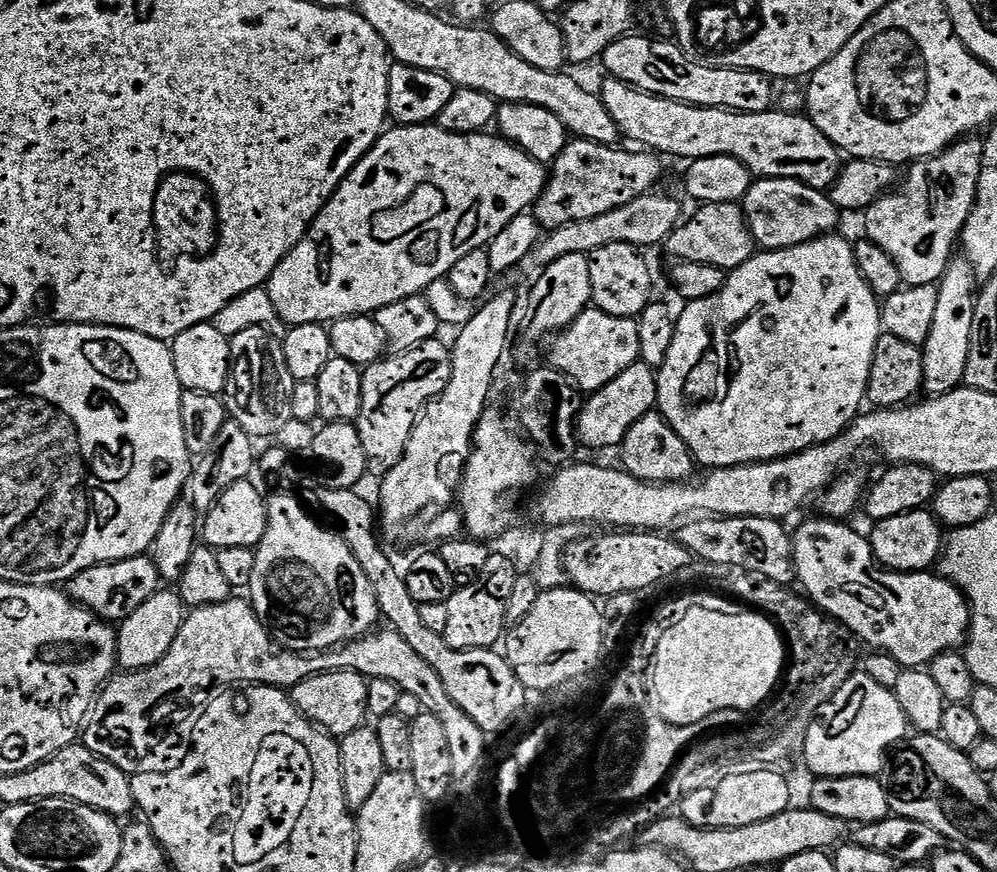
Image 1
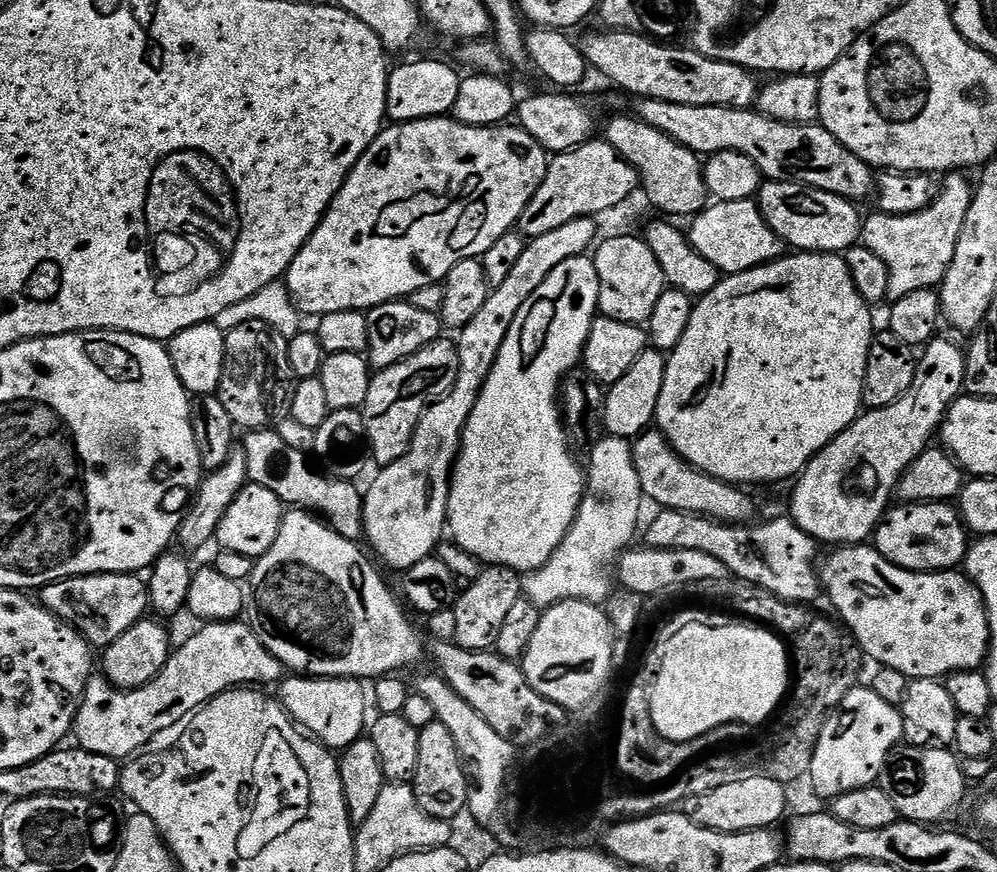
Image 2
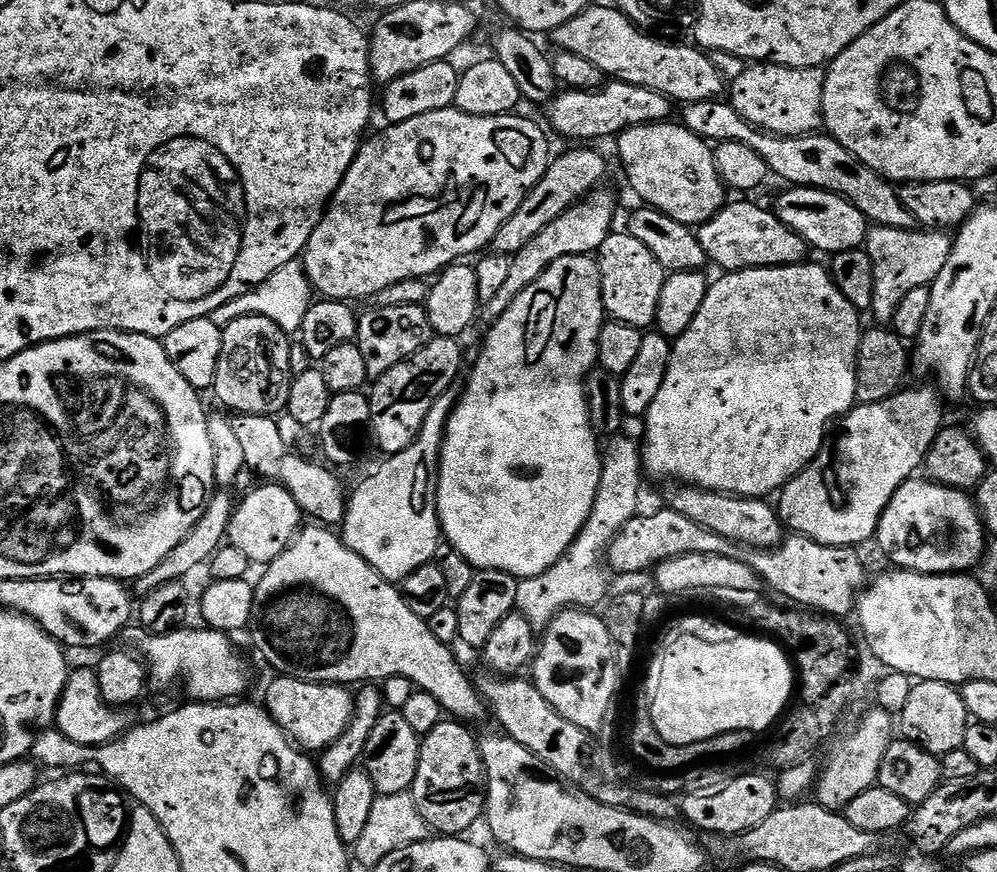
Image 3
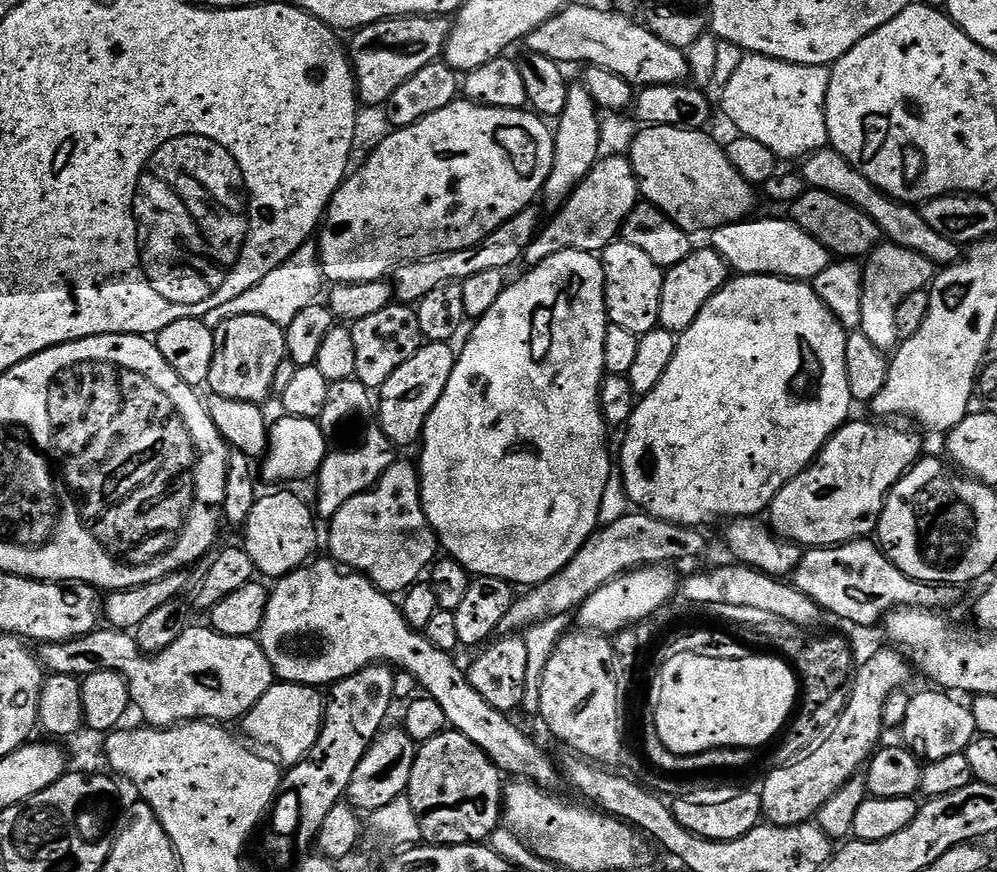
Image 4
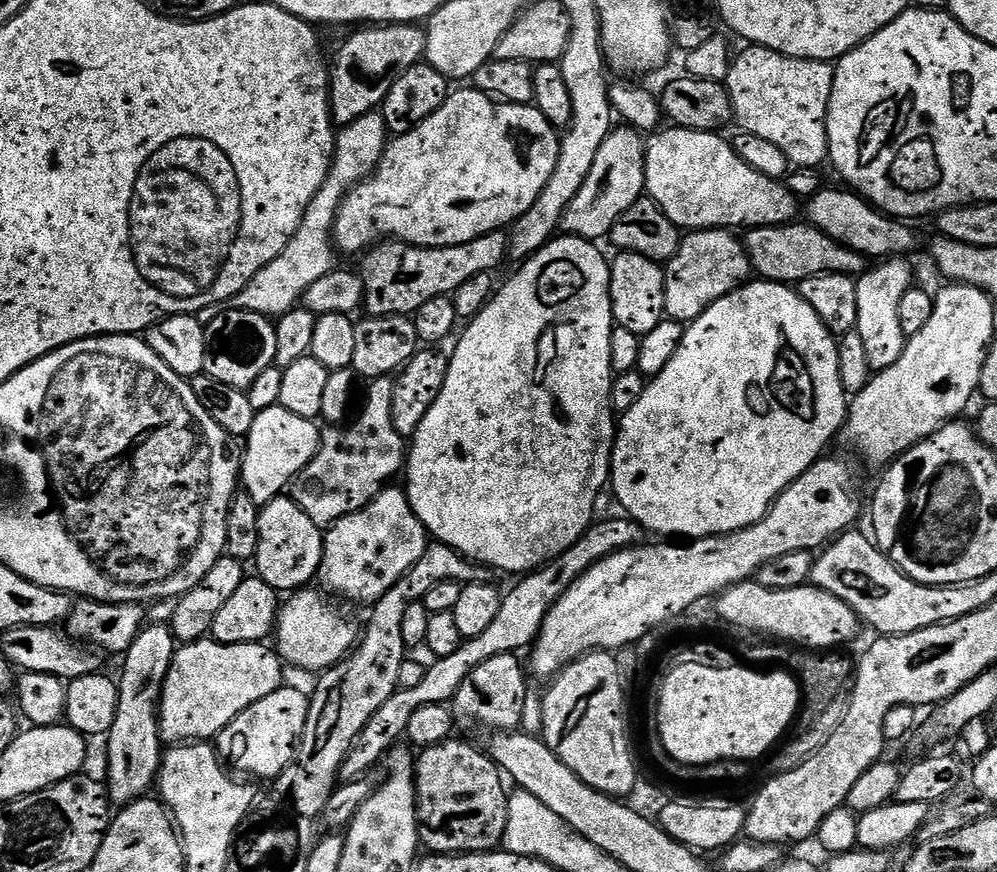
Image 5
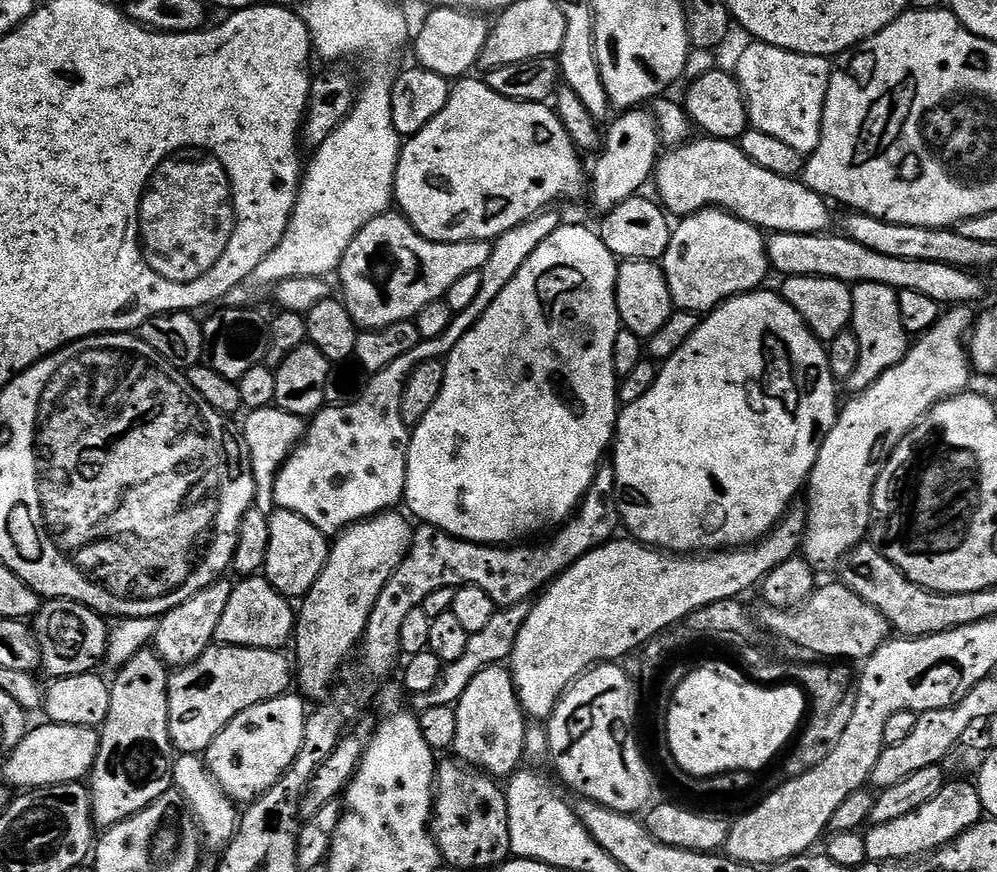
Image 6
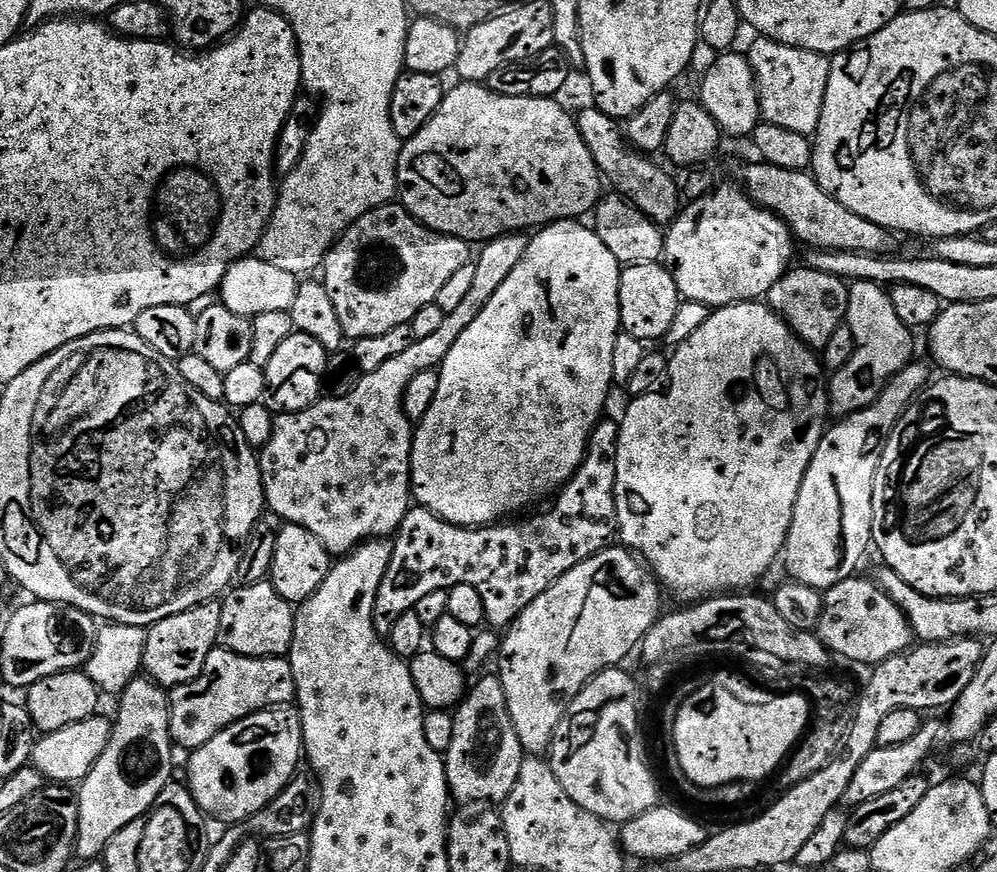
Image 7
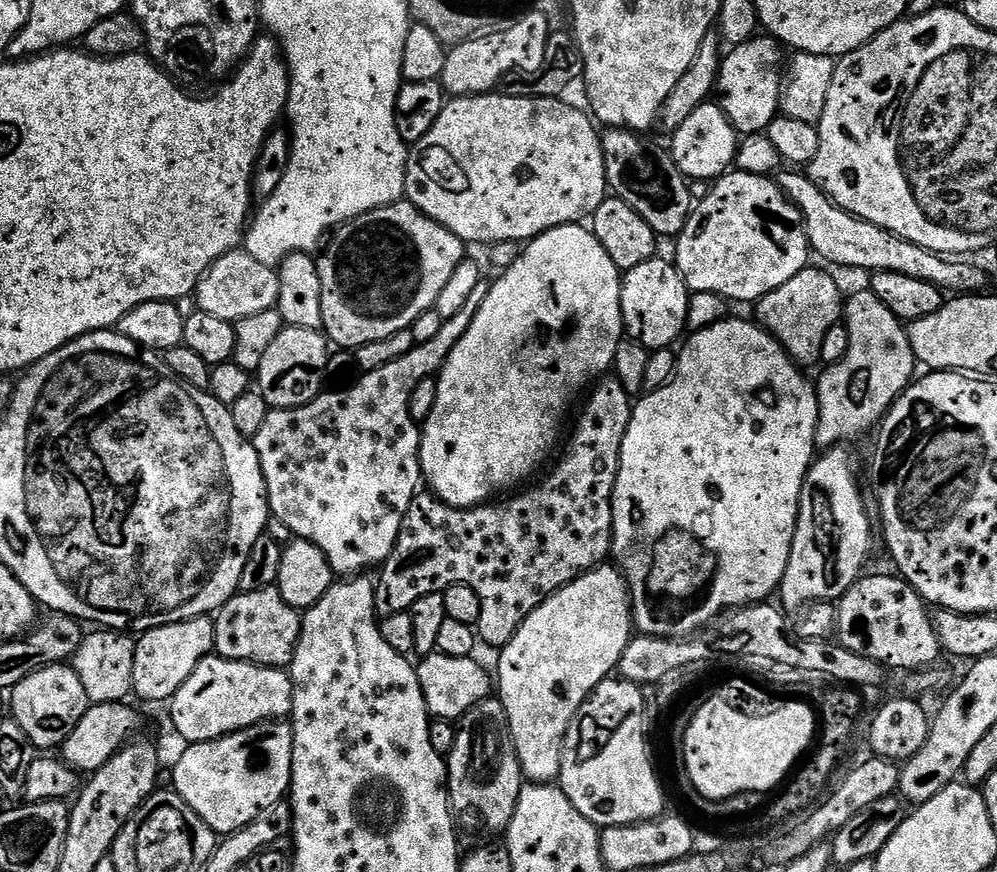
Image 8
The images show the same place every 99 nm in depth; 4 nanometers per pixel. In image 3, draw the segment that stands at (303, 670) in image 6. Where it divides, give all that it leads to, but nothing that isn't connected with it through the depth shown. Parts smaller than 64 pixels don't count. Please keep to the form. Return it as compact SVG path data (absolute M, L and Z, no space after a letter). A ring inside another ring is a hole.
M455 391L443 392L438 402L434 402L430 414L426 414L426 422L422 422L422 430L415 442L406 446L406 450L398 455L387 457L380 472L366 477L353 492L351 489L348 496L348 509L342 525L343 542L347 548L354 550L354 554L361 556L383 580L403 582L422 566L433 563L441 551L442 533L436 509L436 475L440 472L440 455L444 436L448 433L448 420L456 408L457 399Z

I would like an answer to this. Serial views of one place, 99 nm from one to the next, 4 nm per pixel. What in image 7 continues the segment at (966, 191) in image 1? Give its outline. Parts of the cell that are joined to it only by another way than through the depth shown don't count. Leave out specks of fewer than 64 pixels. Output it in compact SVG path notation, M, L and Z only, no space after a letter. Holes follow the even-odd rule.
M857 280L849 287L846 322L850 330L854 330L854 358L850 358L842 370L831 373L827 385L828 406L836 418L849 416L873 404L888 387L888 382L913 359L913 329L898 319L894 302L890 302L888 292L881 285Z

